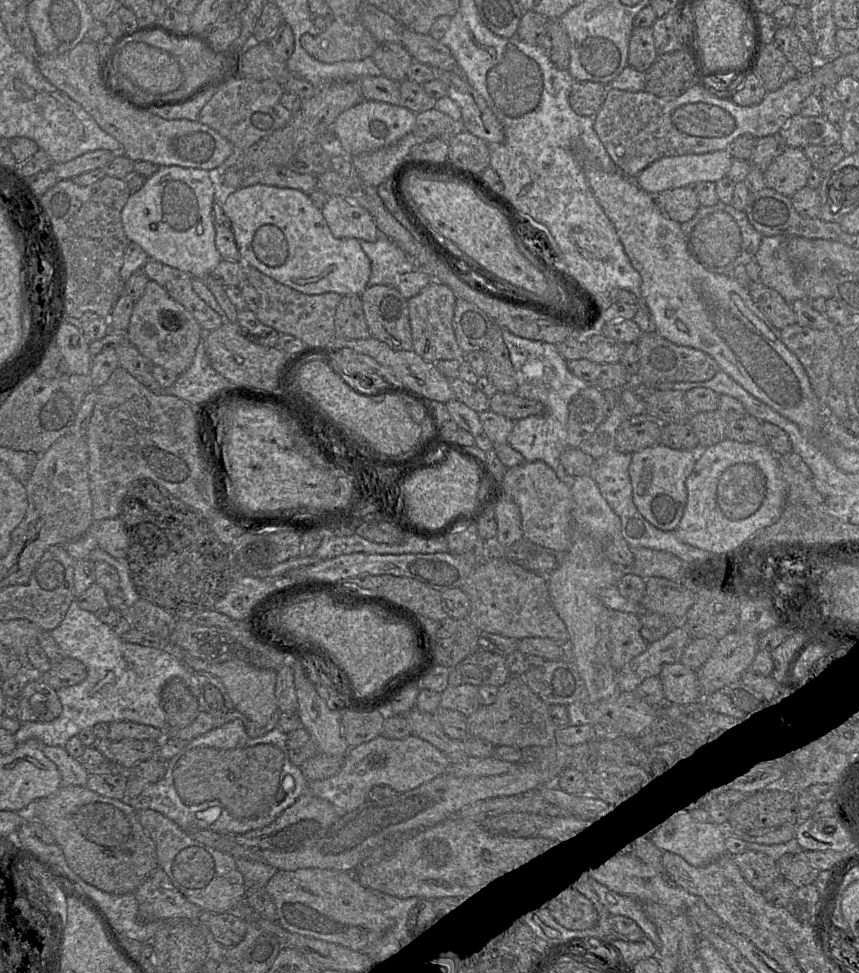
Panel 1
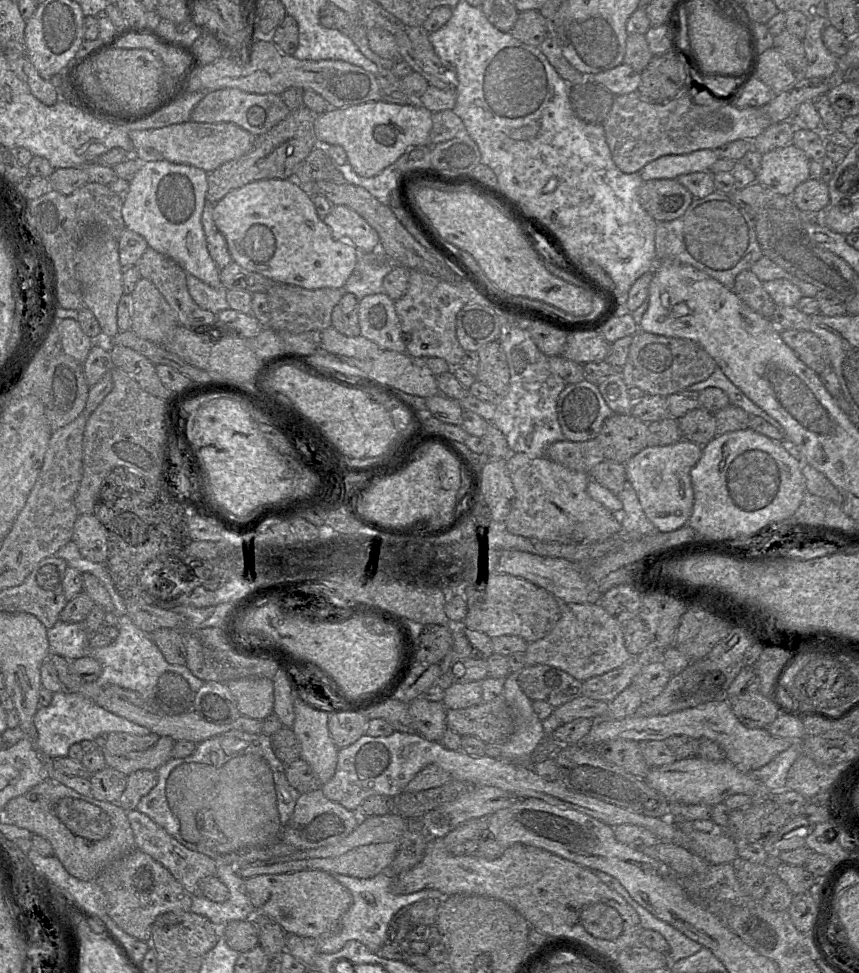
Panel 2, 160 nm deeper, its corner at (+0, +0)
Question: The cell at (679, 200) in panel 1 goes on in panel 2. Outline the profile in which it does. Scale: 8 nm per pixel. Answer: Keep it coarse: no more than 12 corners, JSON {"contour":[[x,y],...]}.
{"contour":[[676,179],[643,181],[639,200],[657,222],[693,201]]}

